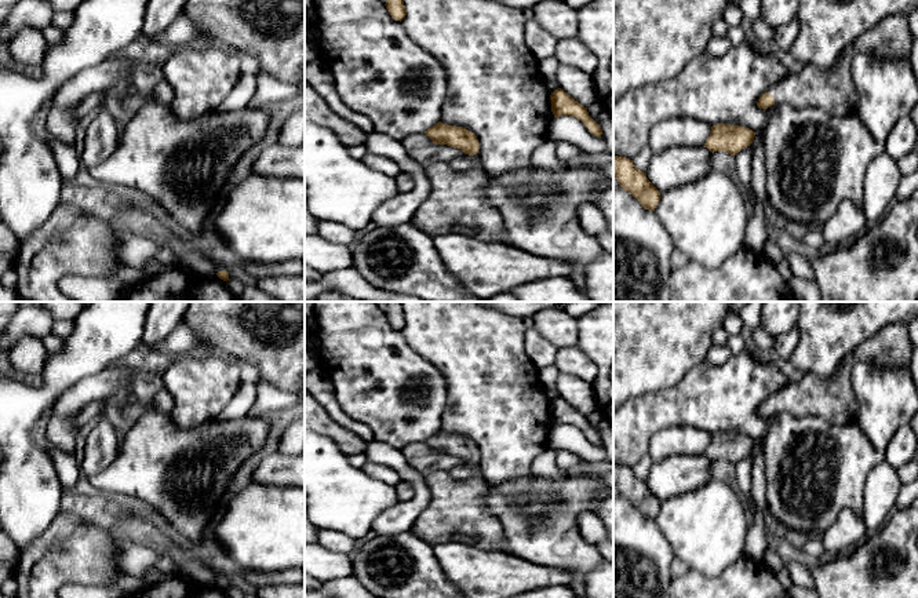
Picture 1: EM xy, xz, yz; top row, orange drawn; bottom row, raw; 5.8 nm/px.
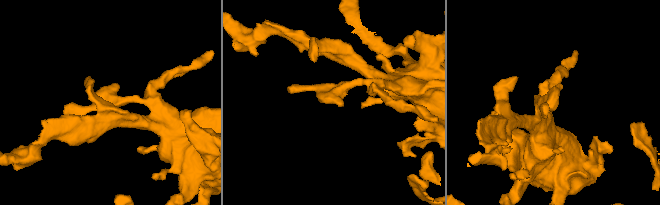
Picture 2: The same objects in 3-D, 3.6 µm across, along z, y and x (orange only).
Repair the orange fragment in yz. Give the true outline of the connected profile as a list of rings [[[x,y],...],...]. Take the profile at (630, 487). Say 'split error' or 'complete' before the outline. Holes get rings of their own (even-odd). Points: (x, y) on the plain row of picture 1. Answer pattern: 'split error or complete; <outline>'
complete; [[[613,464],[613,485],[645,518],[655,519],[660,500],[648,489],[645,481],[633,473],[633,468]]]

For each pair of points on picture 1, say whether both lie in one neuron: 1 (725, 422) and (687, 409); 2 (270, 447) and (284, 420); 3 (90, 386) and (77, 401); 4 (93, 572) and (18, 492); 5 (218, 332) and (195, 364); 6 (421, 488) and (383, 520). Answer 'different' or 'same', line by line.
1: same
2: same
3: same
4: different
5: different
6: same

